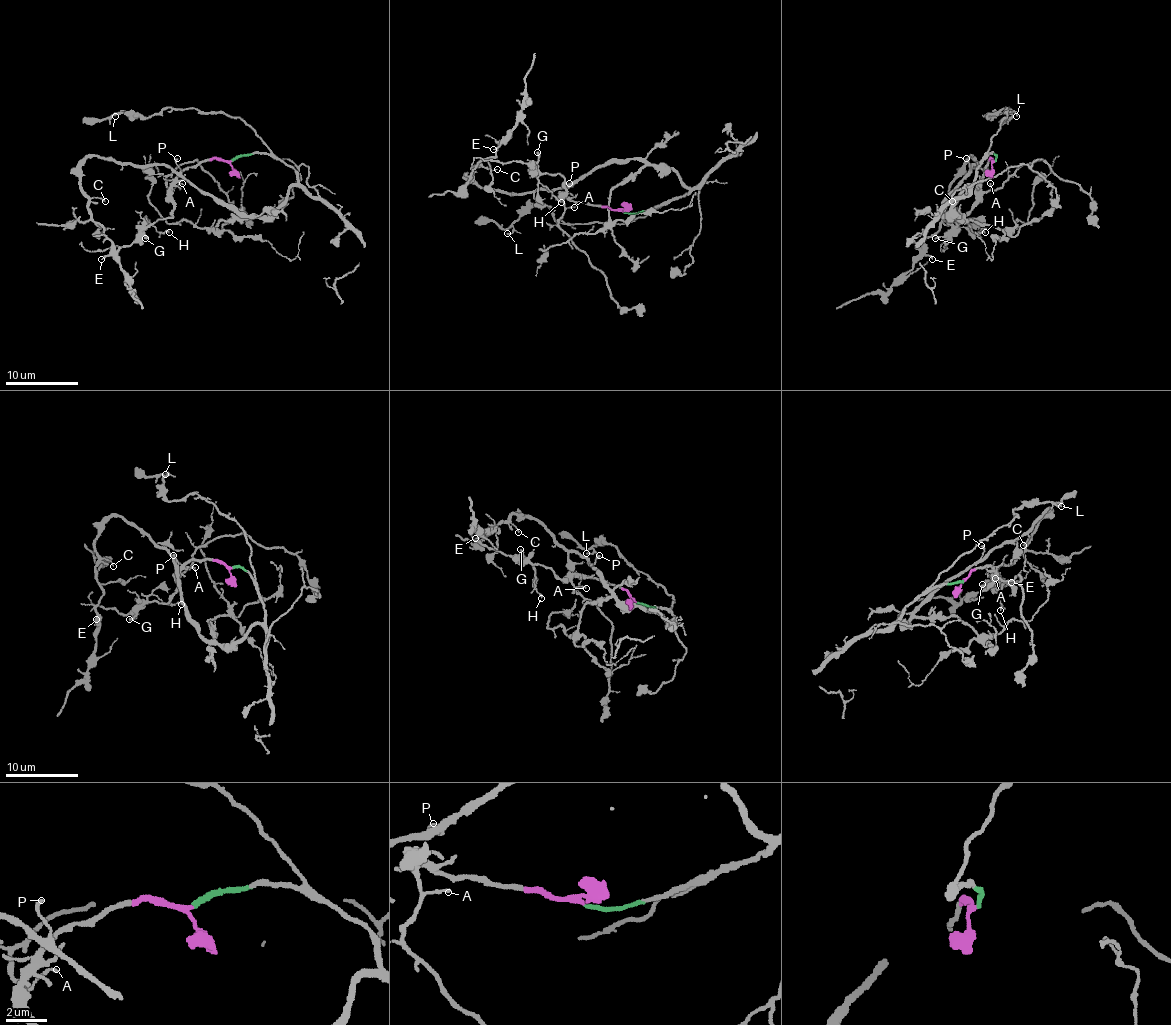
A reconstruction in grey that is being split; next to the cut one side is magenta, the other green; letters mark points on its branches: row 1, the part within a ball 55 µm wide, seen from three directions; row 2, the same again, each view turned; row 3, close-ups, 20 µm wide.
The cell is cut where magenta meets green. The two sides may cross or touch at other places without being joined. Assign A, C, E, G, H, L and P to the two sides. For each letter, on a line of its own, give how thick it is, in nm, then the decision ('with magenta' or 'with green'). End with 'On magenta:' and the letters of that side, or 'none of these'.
A: 120 nm thick; with magenta
C: 100 nm thick; with green
E: 140 nm thick; with green
G: 190 nm thick; with magenta
H: 160 nm thick; with magenta
L: 140 nm thick; with green
P: 170 nm thick; with green
On magenta: A, G, H

